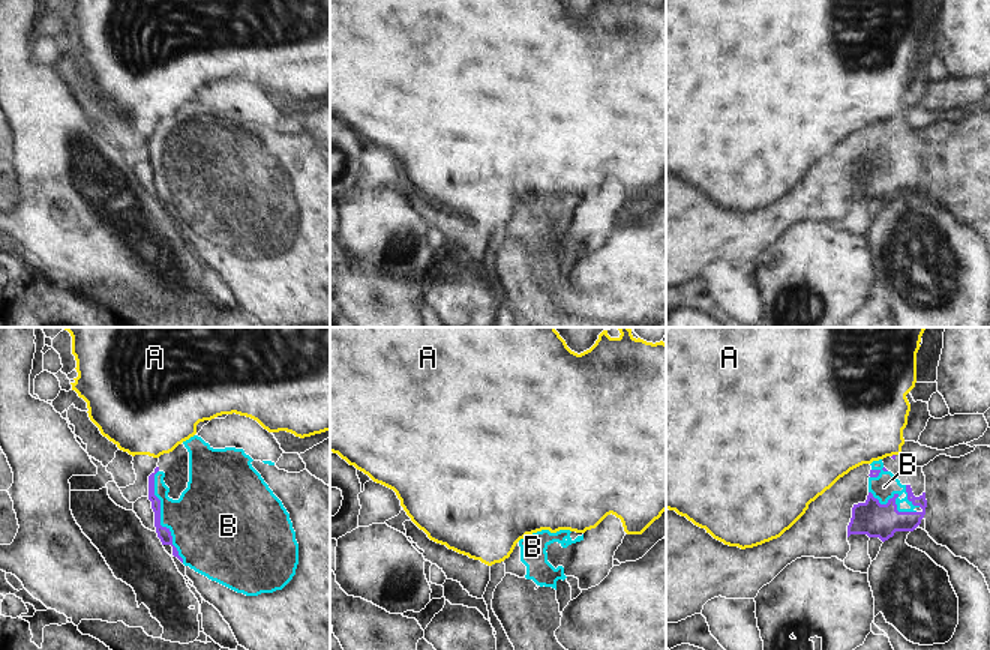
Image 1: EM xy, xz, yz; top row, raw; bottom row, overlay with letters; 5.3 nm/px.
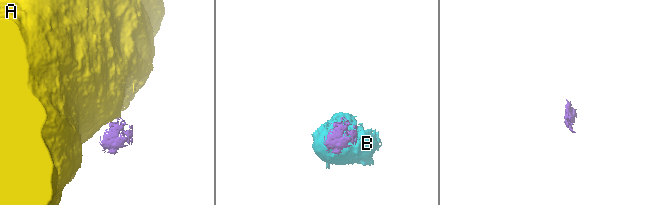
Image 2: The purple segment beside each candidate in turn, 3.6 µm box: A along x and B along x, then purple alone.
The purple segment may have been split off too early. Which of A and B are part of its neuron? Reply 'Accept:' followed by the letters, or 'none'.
Accept: B

